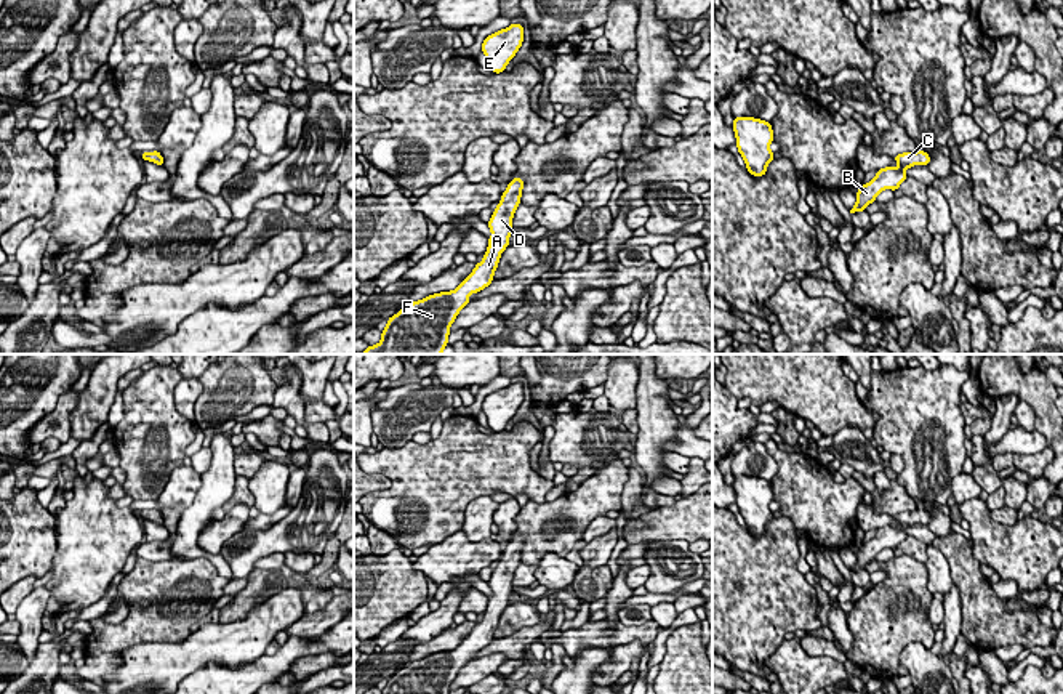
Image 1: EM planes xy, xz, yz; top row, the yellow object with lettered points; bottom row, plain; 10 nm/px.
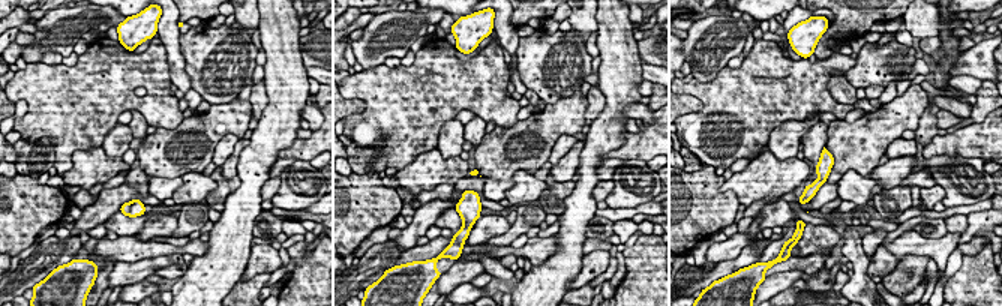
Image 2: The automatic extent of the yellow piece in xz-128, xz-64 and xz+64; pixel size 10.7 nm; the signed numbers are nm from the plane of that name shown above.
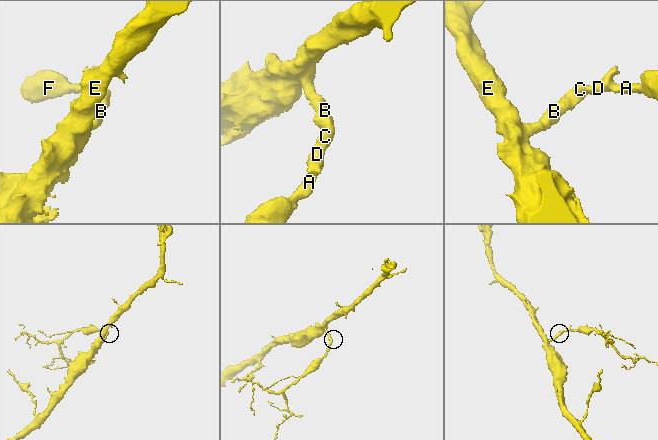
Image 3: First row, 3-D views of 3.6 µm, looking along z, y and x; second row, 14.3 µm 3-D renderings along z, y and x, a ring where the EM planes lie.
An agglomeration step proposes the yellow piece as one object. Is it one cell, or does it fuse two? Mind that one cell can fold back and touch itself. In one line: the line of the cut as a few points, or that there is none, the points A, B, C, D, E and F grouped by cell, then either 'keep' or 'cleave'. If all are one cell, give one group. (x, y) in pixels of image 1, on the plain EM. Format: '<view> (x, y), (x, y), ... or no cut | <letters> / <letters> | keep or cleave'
no cut | A B C D E F | keep

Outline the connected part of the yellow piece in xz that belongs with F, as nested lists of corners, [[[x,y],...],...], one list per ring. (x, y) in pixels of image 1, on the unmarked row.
[[[514,537],[501,555],[495,572],[488,580],[491,596],[483,619],[475,623],[466,640],[451,651],[429,654],[419,660],[408,662],[397,673],[387,678],[383,694],[450,694],[450,684],[459,670],[471,660],[469,654],[477,652],[493,641],[501,612],[509,604],[512,577],[522,556],[523,539]]]

